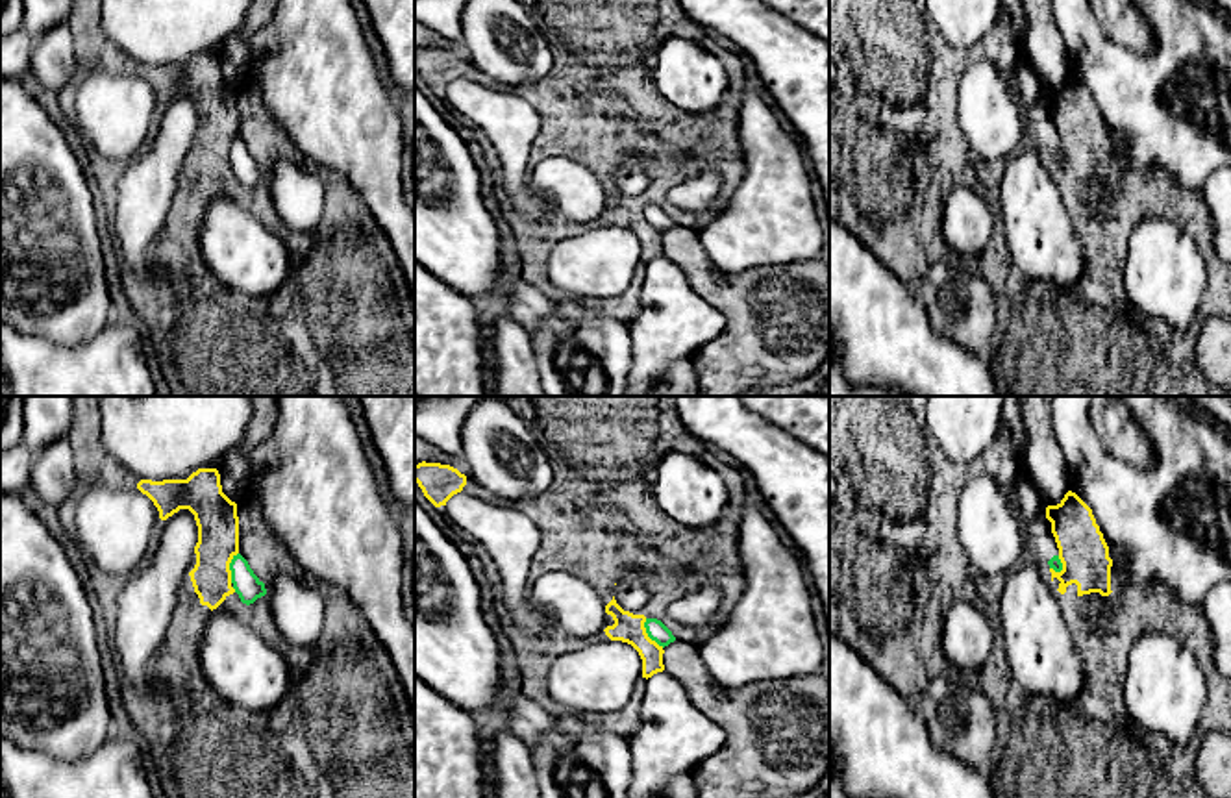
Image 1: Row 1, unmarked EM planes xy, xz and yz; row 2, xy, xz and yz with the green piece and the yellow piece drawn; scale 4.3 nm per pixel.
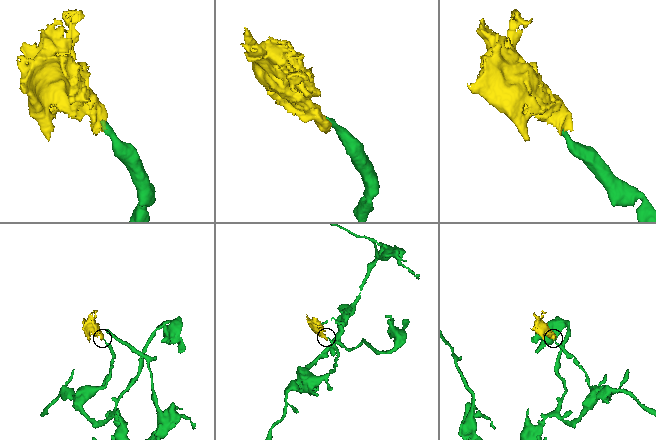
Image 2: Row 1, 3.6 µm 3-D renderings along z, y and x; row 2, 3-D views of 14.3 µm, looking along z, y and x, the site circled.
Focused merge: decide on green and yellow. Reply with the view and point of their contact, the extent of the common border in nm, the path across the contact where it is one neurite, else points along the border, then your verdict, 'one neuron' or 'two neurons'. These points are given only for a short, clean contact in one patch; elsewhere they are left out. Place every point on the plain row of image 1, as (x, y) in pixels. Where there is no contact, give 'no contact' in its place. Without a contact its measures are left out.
xz (648, 221) | 150 nm | along xz (645, 204), (645, 215), (663, 232) | two neurons

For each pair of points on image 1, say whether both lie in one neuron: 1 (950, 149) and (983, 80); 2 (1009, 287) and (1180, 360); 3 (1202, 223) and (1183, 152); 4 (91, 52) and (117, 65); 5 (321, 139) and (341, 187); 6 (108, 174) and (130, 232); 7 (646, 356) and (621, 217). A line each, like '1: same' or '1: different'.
1: different
2: same
3: different
4: same
5: different
6: different
7: different

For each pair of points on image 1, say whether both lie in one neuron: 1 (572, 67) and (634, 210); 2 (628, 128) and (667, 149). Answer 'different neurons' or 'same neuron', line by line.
1: same neuron
2: same neuron

